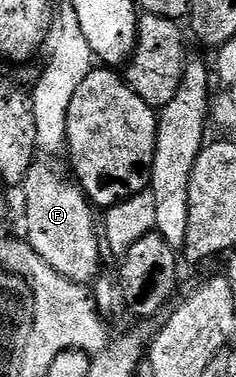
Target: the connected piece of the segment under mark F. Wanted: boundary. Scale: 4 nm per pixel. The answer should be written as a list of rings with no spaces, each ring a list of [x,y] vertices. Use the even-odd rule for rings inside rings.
[[[40,156],[32,163],[22,183],[24,222],[28,225],[26,241],[62,276],[81,284],[92,284],[102,274],[102,238],[98,233],[98,218],[92,215],[94,207],[88,195],[75,181],[67,182],[67,178],[70,178],[69,171],[56,156]]]

